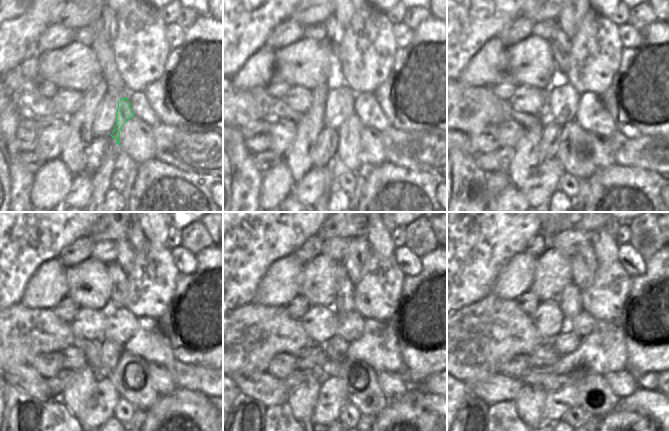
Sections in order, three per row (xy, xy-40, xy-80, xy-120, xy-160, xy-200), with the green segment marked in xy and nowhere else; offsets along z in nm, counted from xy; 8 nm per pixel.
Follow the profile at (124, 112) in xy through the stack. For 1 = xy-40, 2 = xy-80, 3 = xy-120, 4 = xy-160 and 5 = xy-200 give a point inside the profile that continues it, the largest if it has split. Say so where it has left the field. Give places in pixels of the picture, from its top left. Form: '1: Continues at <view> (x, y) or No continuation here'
1: Continues at xy-40 (349, 151)
2: Continues at xy-80 (575, 154)
3: Continues at xy-120 (130, 377)
4: Continues at xy-160 (361, 381)
5: Continues at xy-200 (595, 397).

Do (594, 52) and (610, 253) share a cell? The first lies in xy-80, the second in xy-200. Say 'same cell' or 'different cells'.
different cells

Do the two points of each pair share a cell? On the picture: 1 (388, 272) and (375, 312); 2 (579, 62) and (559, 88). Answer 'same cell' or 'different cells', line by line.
1: same cell
2: different cells

